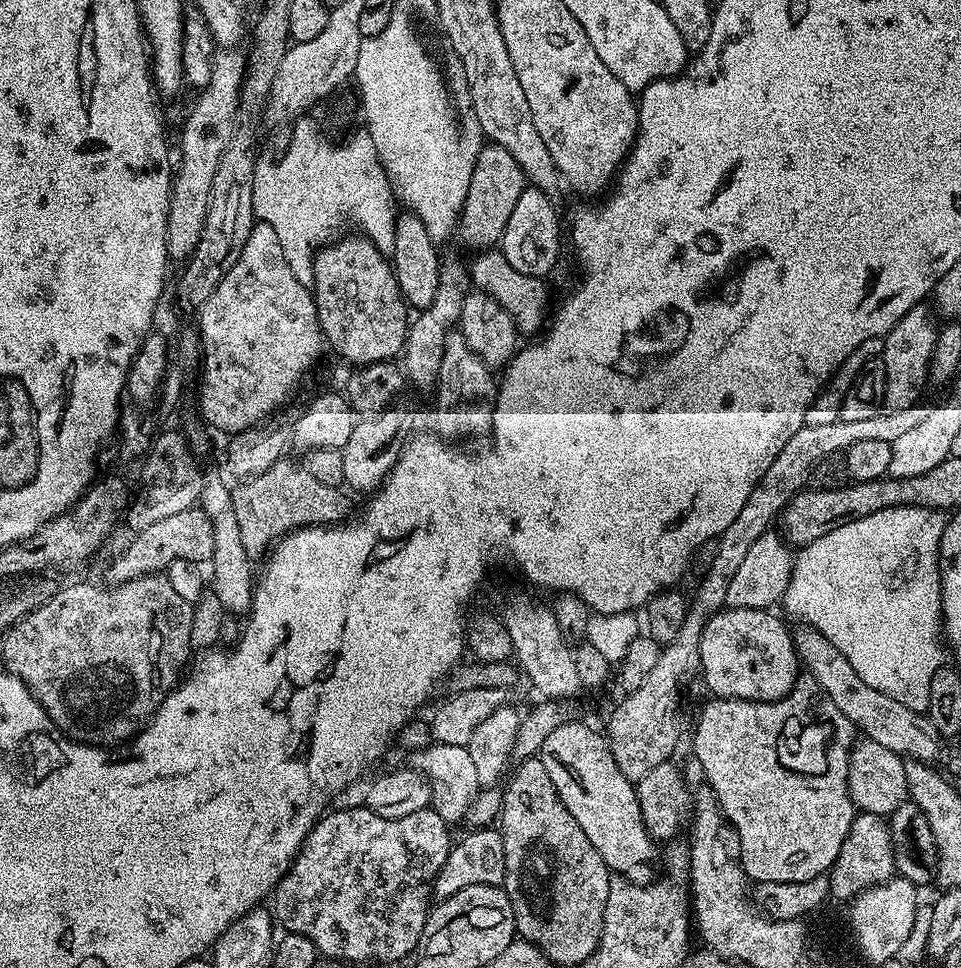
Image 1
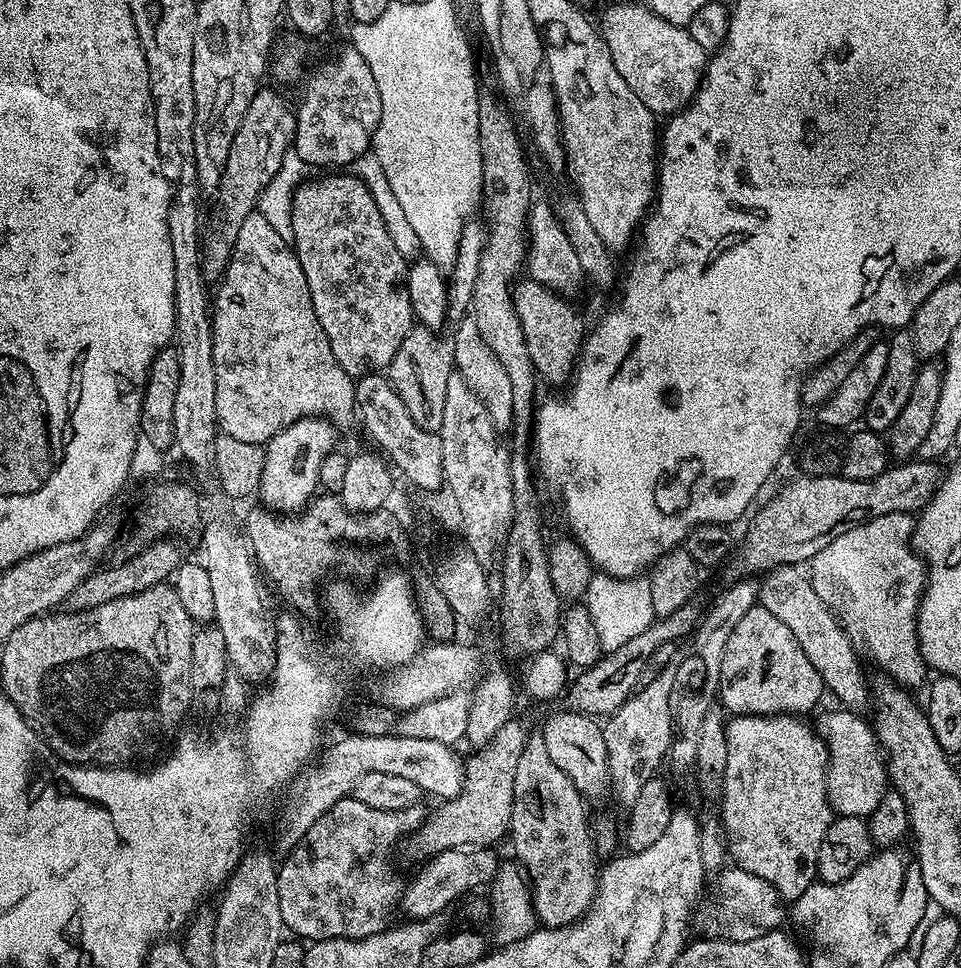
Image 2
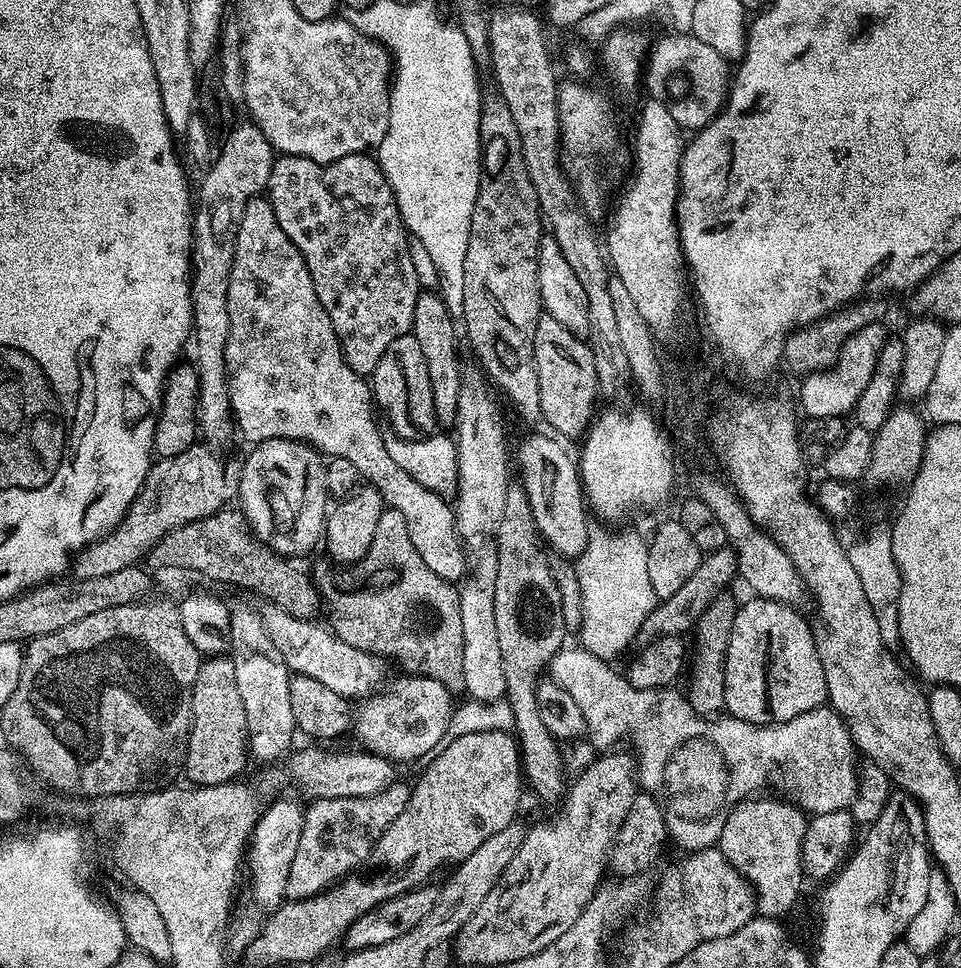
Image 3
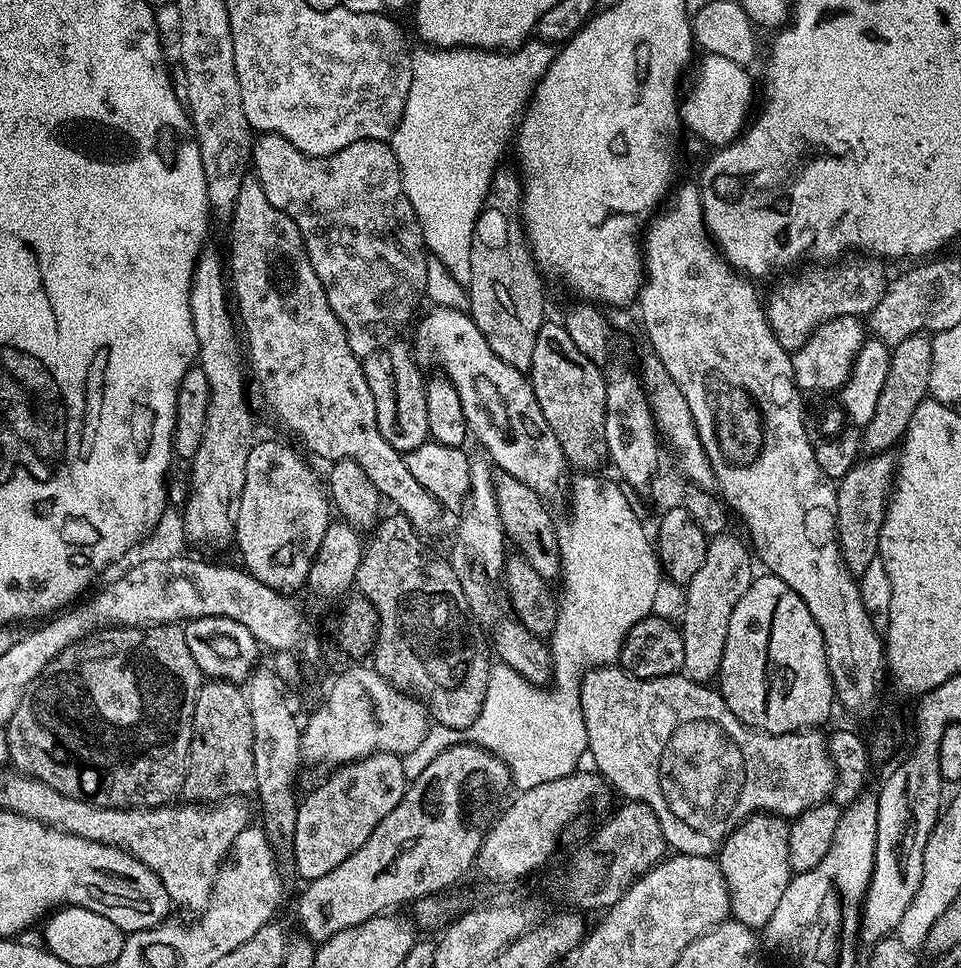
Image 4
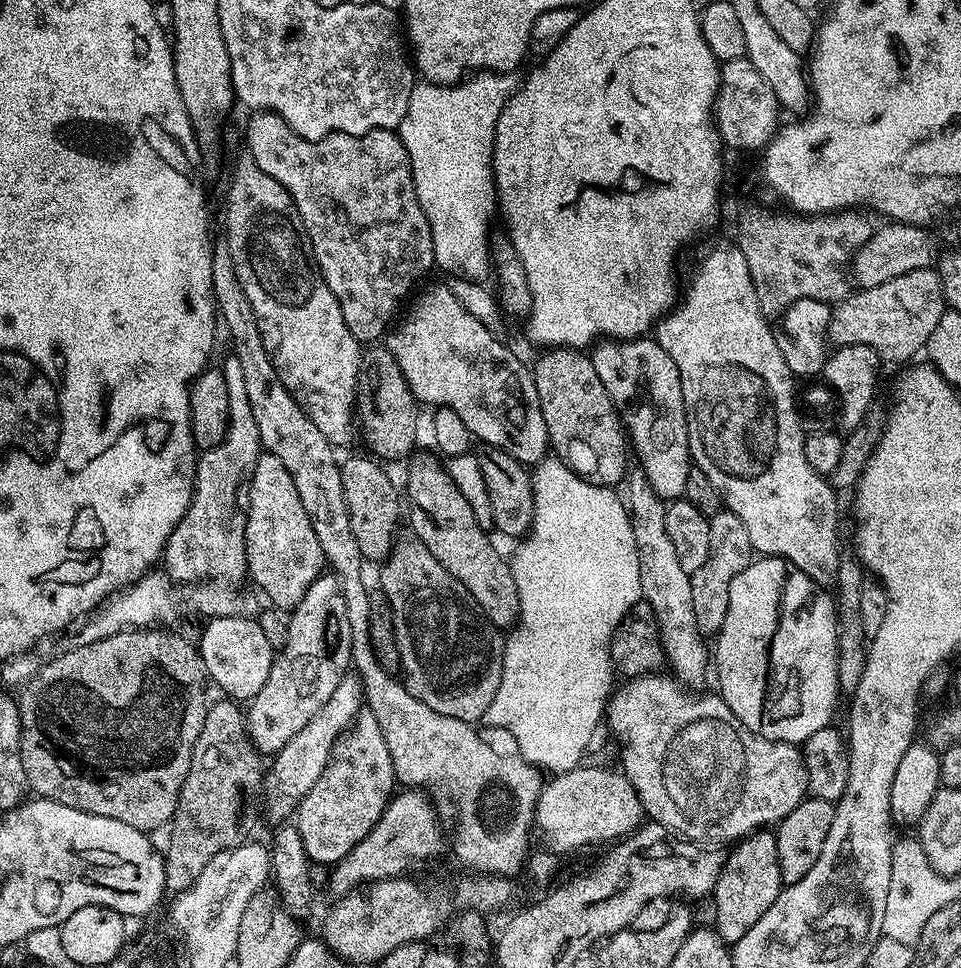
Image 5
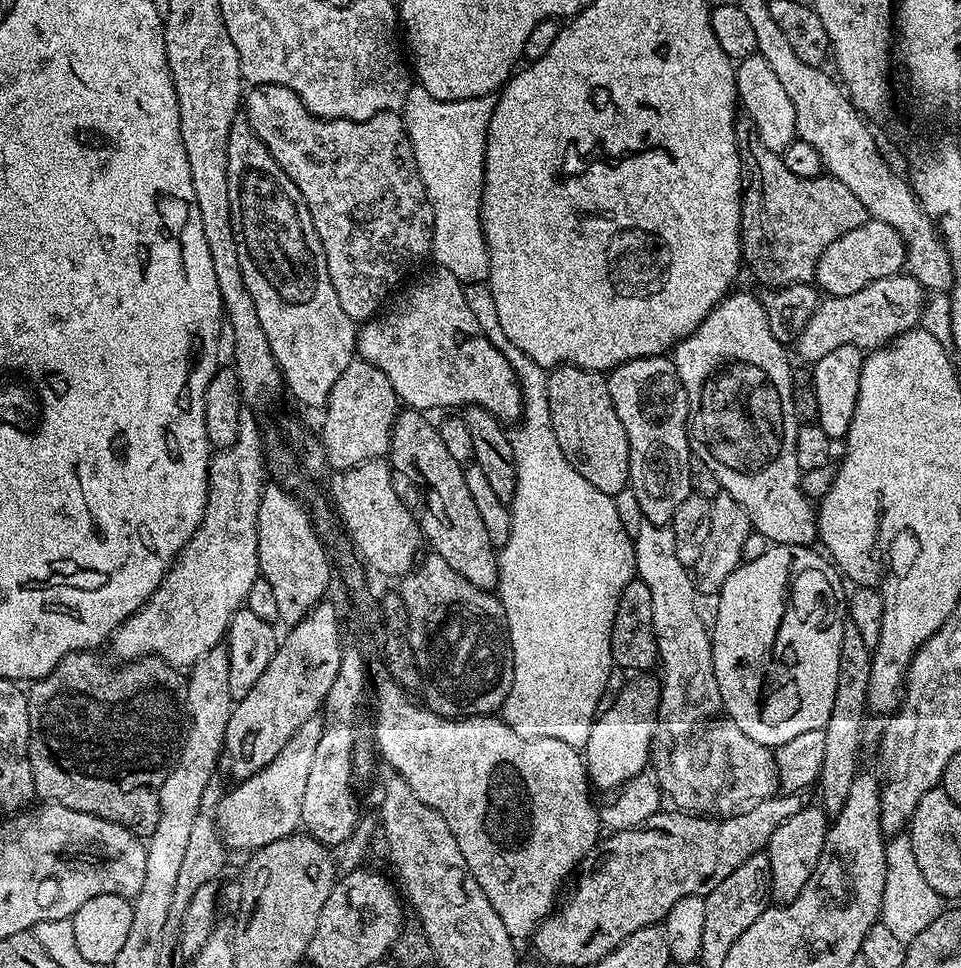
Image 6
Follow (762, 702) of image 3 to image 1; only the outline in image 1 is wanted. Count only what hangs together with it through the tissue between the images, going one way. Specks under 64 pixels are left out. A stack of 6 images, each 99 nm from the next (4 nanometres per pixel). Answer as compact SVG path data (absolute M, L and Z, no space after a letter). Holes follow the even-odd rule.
M728 608L708 619L700 643L704 684L721 700L783 700L798 679L793 633L773 613L759 608Z

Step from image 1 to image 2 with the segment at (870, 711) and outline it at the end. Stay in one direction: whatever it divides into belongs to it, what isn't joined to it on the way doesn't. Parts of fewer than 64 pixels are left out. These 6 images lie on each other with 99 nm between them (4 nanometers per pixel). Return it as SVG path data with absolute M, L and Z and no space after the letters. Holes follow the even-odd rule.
M777 564L765 576L768 577L765 578L764 584L762 580L758 588L759 607L770 610L770 614L774 614L774 618L778 618L778 622L783 622L790 629L790 634L794 634L794 638L798 638L802 652L806 654L806 658L810 658L810 666L814 666L814 670L818 670L825 689L836 695L835 703L849 710L864 710L860 708L866 707L867 704L869 707L870 688L868 692L868 686L864 682L864 672L860 669L860 660L856 657L856 648L852 645L851 638L844 633L843 626L836 621L835 616L837 615L818 598L811 579L806 575L805 565Z

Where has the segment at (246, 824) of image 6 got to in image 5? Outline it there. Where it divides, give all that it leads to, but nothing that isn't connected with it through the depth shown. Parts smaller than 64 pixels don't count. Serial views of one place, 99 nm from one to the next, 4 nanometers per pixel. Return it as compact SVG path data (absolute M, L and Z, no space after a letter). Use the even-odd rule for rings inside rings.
M349 674L338 682L338 690L330 694L326 706L286 742L286 746L281 752L275 753L272 764L272 772L267 773L266 787L263 789L263 799L268 799L268 812L276 819L276 822L284 822L289 819L299 808L302 798L310 794L314 782L322 778L322 770L326 770L326 762L332 753L332 747L337 738L343 734L346 729L352 727L352 721L356 715L362 711L362 705L365 703L364 690L360 682L359 675Z

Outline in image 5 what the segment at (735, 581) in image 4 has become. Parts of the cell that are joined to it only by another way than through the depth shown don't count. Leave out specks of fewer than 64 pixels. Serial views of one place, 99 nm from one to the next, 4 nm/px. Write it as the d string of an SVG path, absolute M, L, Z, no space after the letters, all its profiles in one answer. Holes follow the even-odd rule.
M727 510L716 512L709 517L708 525L710 526L709 553L706 554L701 569L692 572L690 578L695 621L698 622L699 630L703 635L712 636L720 631L729 605L730 590L735 585L738 574L751 567L754 553L746 526L733 512Z

